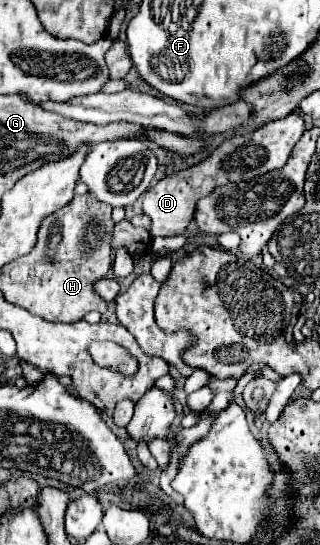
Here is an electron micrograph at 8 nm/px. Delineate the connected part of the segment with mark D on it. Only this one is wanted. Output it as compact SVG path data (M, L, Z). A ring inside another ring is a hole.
M290 113L284 119L270 121L262 125L256 131L246 131L246 133L236 133L228 139L224 139L206 159L202 159L198 165L192 165L184 171L166 175L160 179L156 185L146 189L144 193L144 215L150 217L150 235L152 237L170 237L170 235L180 235L184 229L190 225L194 217L194 209L198 199L210 195L216 187L228 185L228 183L238 183L238 181L248 181L252 177L260 177L268 171L280 169L286 165L288 155L296 141L304 133L304 119L300 113Z

